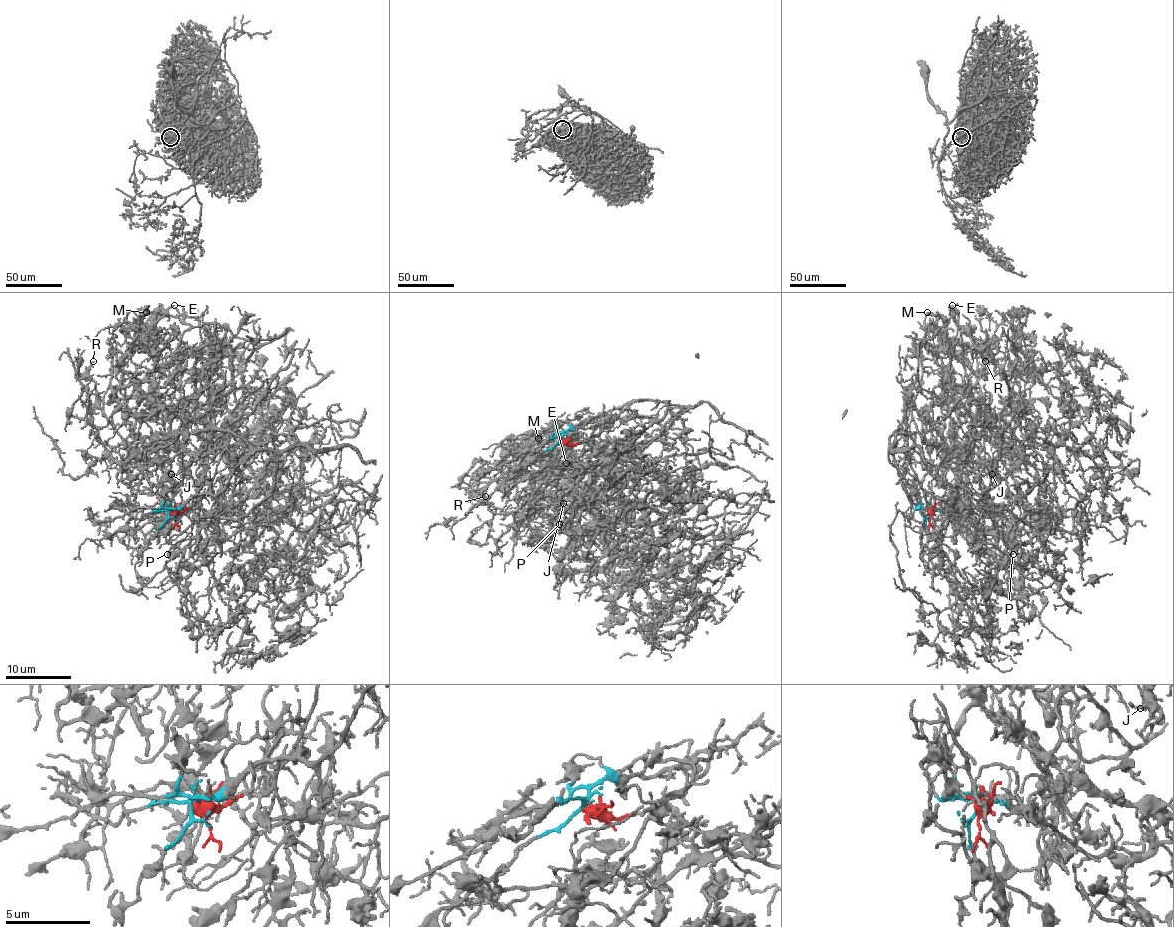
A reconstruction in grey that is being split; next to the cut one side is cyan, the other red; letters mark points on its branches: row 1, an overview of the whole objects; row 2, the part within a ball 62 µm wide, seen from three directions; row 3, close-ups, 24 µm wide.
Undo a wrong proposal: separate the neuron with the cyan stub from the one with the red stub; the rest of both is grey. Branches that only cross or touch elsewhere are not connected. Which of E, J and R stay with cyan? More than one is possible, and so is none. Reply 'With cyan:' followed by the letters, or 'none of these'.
With cyan: J, R

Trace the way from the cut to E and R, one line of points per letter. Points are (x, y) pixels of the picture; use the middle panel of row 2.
E: (561, 440), (766, 487), (687, 592), (683, 513), (618, 548), (613, 467), (539, 490), (566, 462)
R: (560, 440), (641, 399), (688, 405), (657, 436), (524, 503), (519, 521), (469, 488), (485, 496)

